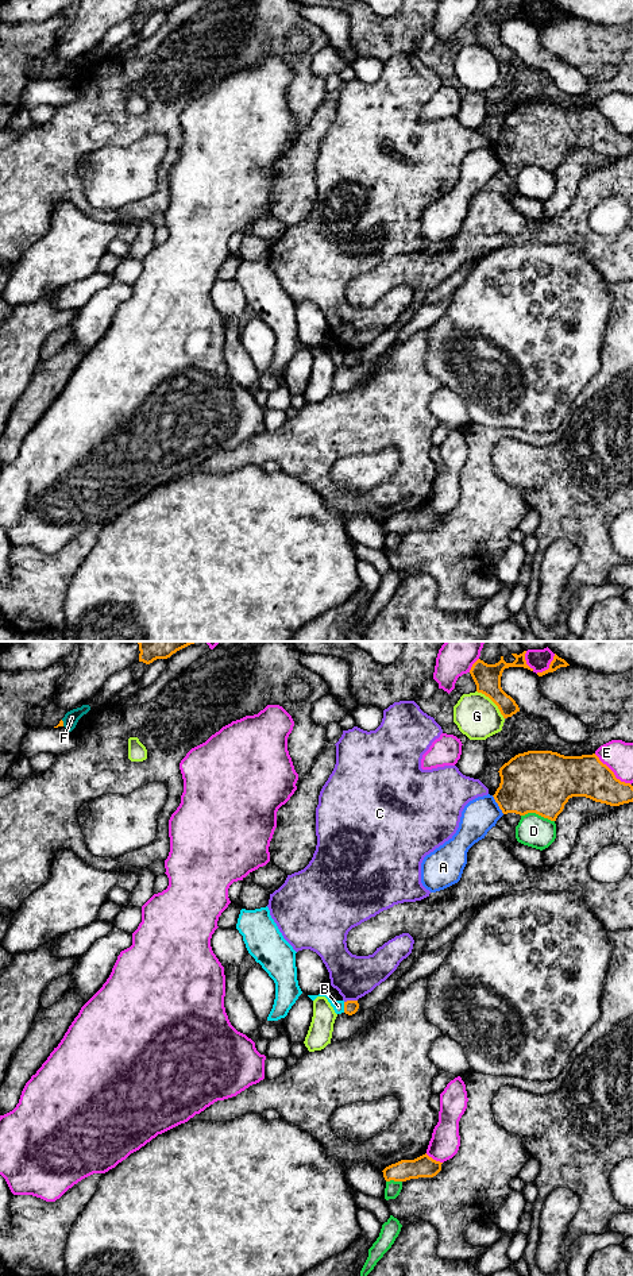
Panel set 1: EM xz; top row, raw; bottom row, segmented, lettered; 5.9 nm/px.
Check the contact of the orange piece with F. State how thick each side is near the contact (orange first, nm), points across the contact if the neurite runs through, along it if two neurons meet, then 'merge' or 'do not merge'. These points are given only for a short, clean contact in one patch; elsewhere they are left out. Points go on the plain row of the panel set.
30/90 nm | along xz (61, 72), (64, 77) | do not merge

